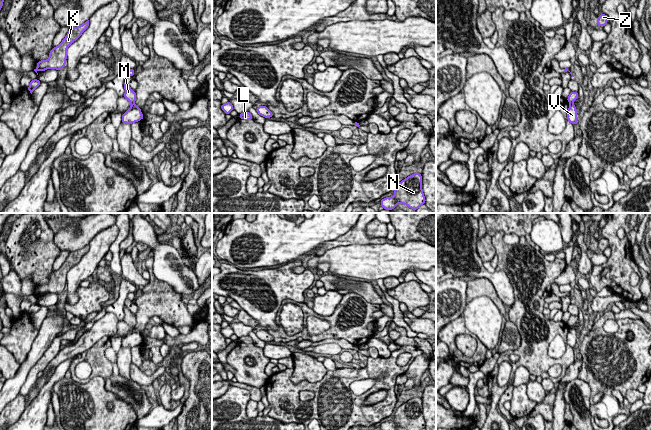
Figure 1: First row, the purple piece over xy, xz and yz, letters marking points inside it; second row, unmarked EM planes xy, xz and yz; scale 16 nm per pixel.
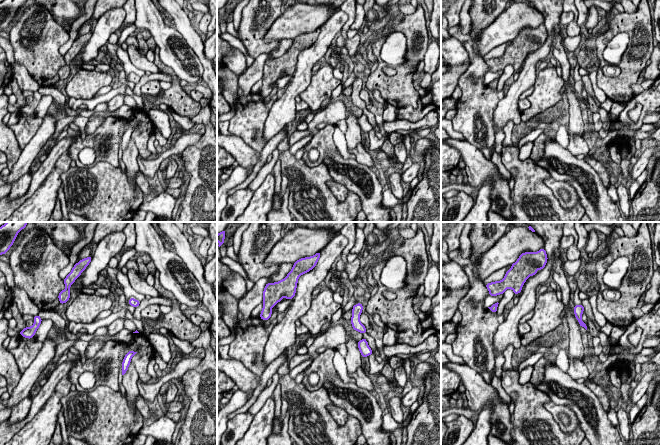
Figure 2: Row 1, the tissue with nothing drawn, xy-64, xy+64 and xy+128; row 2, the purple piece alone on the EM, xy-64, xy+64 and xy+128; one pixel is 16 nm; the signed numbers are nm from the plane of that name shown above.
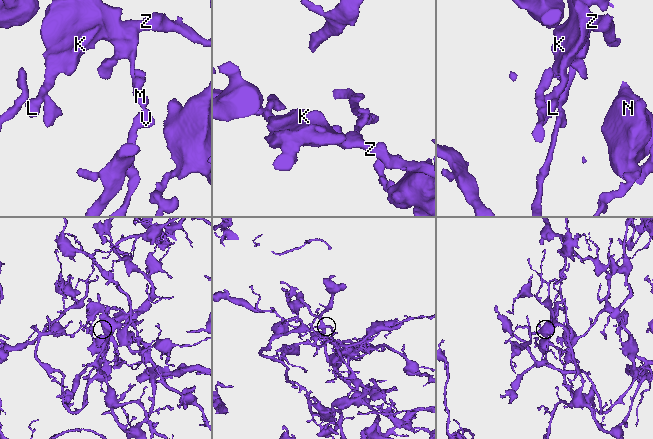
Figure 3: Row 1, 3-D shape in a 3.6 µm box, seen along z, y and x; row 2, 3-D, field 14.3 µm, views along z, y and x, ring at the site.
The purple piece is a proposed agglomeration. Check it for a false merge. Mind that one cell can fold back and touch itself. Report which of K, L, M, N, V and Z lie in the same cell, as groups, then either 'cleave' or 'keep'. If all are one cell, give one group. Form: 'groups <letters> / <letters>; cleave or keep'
groups K L M N Z / V; cleave

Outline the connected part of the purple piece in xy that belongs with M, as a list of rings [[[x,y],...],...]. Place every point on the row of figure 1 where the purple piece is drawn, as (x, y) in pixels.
[[[126,82],[124,83],[124,89],[125,93],[123,97],[127,99],[131,105],[134,105],[137,99],[136,92],[134,92]]]

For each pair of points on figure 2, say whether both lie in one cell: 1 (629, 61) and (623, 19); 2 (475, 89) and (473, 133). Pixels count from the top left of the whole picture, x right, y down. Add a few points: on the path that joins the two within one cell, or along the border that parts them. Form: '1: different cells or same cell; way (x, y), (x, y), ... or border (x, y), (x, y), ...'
1: same cell; way (634, 51), (633, 29)
2: same cell; way (475, 100), (475, 122)

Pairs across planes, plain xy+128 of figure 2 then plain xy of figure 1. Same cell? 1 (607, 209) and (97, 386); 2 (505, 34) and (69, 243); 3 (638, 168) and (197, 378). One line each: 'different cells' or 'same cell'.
1: different cells
2: same cell
3: different cells

